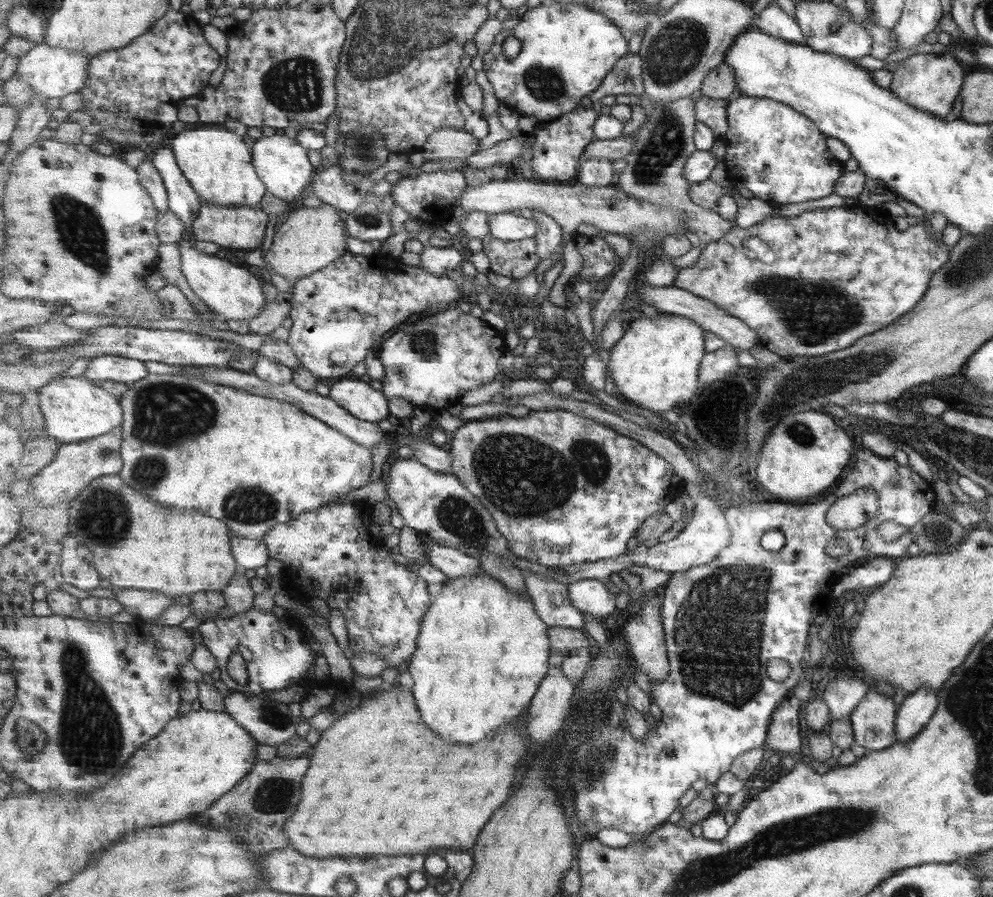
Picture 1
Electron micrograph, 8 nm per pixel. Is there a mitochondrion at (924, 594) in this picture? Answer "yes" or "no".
no

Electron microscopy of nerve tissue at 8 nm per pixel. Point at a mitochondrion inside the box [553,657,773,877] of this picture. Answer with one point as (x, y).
(590, 762)

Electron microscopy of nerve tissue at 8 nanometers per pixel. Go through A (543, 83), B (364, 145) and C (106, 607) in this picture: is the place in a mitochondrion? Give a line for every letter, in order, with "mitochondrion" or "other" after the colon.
A: mitochondrion
B: mitochondrion
C: other

